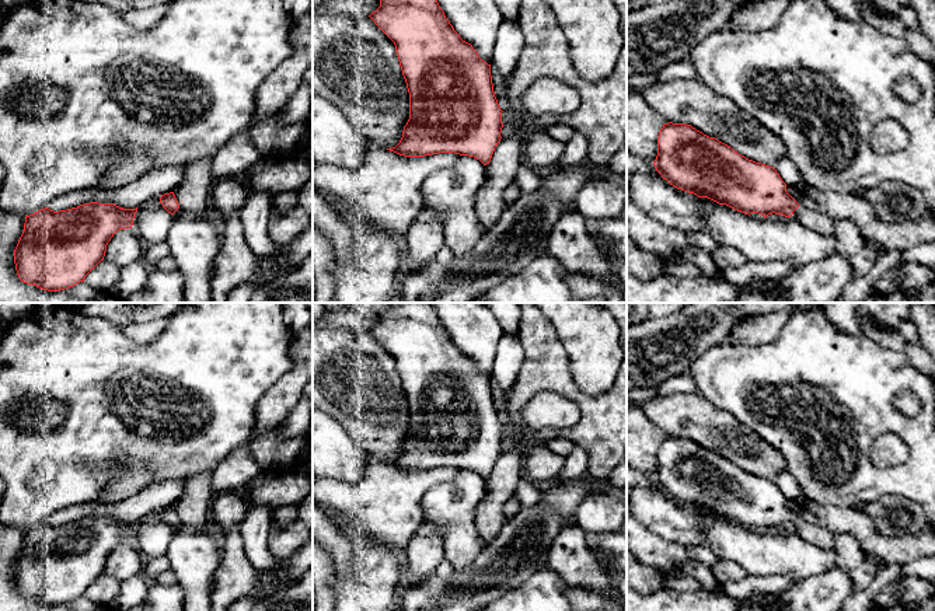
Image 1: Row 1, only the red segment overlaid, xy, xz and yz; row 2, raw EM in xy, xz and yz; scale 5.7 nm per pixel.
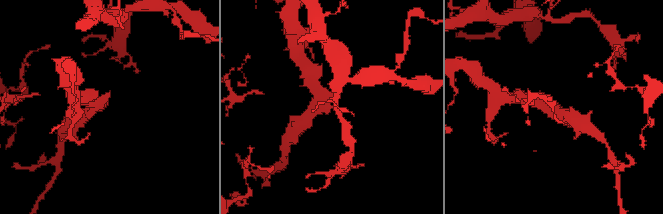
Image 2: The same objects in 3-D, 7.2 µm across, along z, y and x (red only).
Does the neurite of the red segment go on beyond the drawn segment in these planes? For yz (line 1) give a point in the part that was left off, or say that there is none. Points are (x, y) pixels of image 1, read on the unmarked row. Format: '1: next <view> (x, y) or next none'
1: next yz (819, 536)

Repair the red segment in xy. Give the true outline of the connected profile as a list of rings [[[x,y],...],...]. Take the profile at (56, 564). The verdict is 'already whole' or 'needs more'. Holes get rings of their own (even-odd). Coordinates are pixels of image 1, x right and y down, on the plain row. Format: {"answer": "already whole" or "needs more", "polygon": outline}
{"answer": "already whole", "polygon": [[[90,516],[53,526],[49,521],[25,530],[24,545],[14,563],[21,596],[59,605],[84,596],[104,575],[115,547],[132,542],[136,523]]]}

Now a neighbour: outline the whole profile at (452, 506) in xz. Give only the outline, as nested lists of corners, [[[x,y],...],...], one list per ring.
[[[461,469],[451,482],[435,485],[421,499],[419,514],[423,523],[442,528],[444,559],[454,569],[468,568],[484,548],[475,512],[485,497],[485,481],[474,471]]]

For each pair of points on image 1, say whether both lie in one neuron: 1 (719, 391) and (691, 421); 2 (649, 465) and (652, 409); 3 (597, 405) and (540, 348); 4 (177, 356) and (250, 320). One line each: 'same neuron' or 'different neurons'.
1: different neurons
2: different neurons
3: same neuron
4: same neuron

